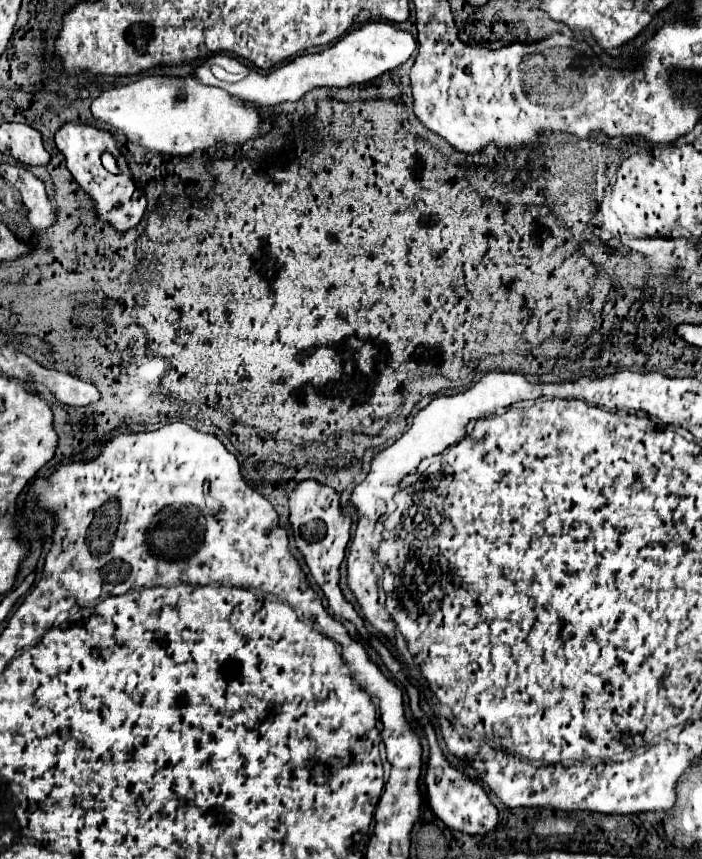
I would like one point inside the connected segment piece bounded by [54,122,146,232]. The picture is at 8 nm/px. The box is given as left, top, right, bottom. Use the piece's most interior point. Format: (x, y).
(119, 199)

